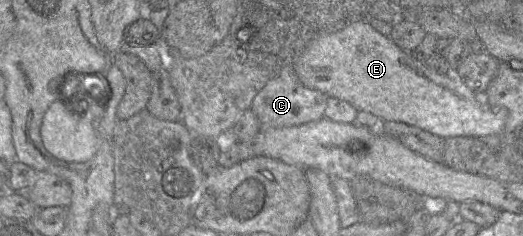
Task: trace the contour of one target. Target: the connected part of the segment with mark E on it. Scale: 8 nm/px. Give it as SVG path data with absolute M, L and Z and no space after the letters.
M357 21L340 31L333 33L321 33L317 35L304 50L302 50L292 60L291 64L297 76L306 87L320 91L327 95L328 98L338 98L347 101L352 104L358 112L370 112L383 121L403 122L421 128L442 138L454 136L474 136L480 138L489 135L502 134L505 126L505 111L493 109L484 100L482 100L482 95L474 93L461 80L459 80L455 74L452 73L444 75L431 70L423 62L417 60L411 52L402 50L389 37L384 36L375 30L367 21Z

